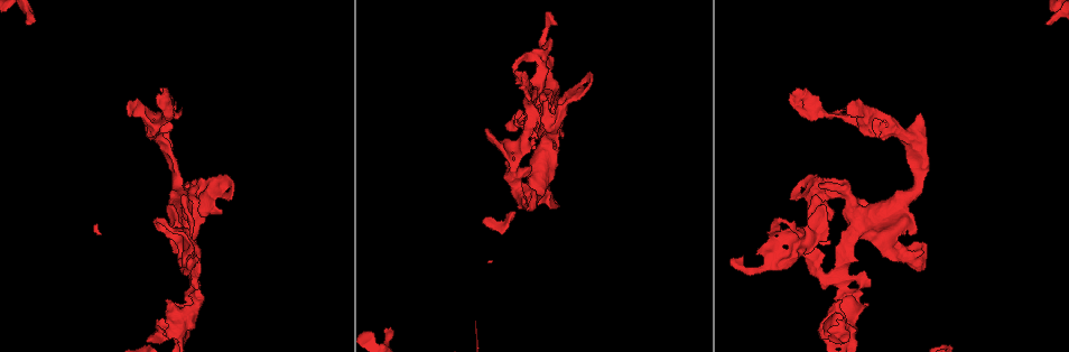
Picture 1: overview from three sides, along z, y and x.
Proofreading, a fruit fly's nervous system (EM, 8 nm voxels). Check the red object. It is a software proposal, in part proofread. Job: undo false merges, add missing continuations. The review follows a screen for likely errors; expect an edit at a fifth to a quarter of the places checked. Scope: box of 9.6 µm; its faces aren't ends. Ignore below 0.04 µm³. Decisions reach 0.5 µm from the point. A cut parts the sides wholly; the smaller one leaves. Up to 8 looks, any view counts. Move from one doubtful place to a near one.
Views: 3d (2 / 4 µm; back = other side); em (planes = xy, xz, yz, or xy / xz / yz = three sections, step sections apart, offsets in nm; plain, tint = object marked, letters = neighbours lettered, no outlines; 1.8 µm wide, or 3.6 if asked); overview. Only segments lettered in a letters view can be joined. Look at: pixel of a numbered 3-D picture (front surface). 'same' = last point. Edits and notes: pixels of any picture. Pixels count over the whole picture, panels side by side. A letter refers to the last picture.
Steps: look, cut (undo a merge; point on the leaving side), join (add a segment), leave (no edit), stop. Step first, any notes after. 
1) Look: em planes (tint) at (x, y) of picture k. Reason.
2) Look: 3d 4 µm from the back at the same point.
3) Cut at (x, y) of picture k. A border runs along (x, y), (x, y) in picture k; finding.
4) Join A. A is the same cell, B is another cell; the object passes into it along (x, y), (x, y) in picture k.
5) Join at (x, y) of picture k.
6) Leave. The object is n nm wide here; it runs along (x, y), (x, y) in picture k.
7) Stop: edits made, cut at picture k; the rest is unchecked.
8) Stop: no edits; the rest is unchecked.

Look: 3d 4 µm from the back at (557, 147) of picture 1.

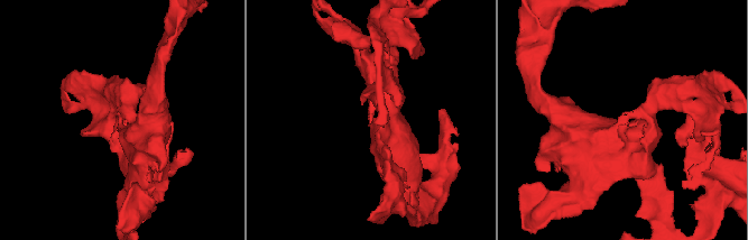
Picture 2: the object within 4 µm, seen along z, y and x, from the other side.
Look: em 3.6 µm xz step 16 (tint) at (118, 112) of picture 2. Shape alone is not enough.

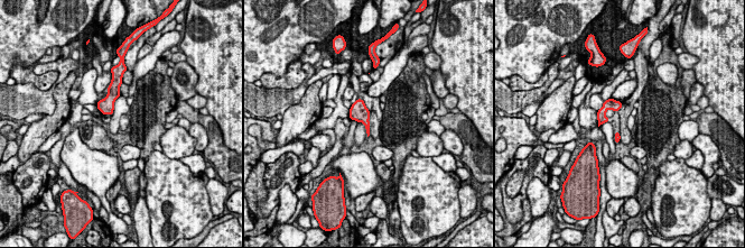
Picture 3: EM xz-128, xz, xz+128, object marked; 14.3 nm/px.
Look: em 3.6 µm planes (letters) at the same point.

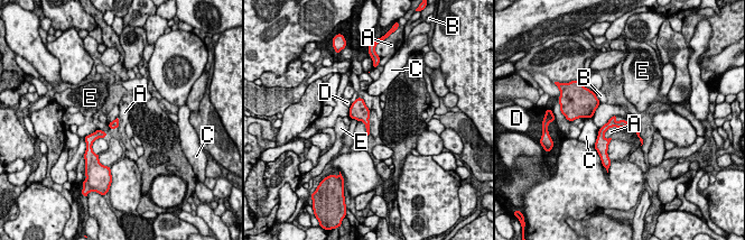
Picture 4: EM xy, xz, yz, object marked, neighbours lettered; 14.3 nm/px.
Leave. A, B, C, D and E are other cells; it runs along (629, 123), (610, 123), (599, 146) in picture 4; none of them fits.

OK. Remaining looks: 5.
Look: 3d 4 µm at (889, 128) of picture 1. Branch point.

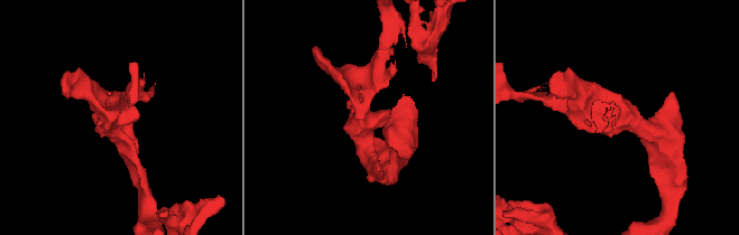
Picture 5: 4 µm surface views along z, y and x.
Look: em xy step 16 (tint) at (619, 118) of picture 5. Need the tissue.

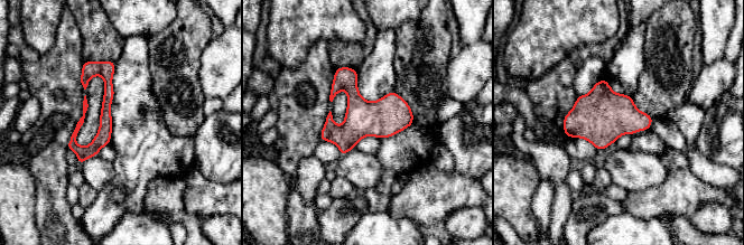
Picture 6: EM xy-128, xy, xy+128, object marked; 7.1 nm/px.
Look: em planes (letters) at the same point. Cut it another way.

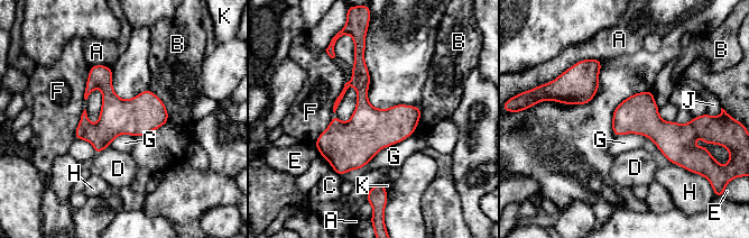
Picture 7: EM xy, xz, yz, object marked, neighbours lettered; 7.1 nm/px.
Leave. The object is 280 nm wide here; A, B, C, D, E, F, G, H, J and K are other cells; a border runs along (413, 133), (340, 176) in picture 7; all the same cell.

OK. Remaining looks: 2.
Stop: no edits; the rest is unchecked.

